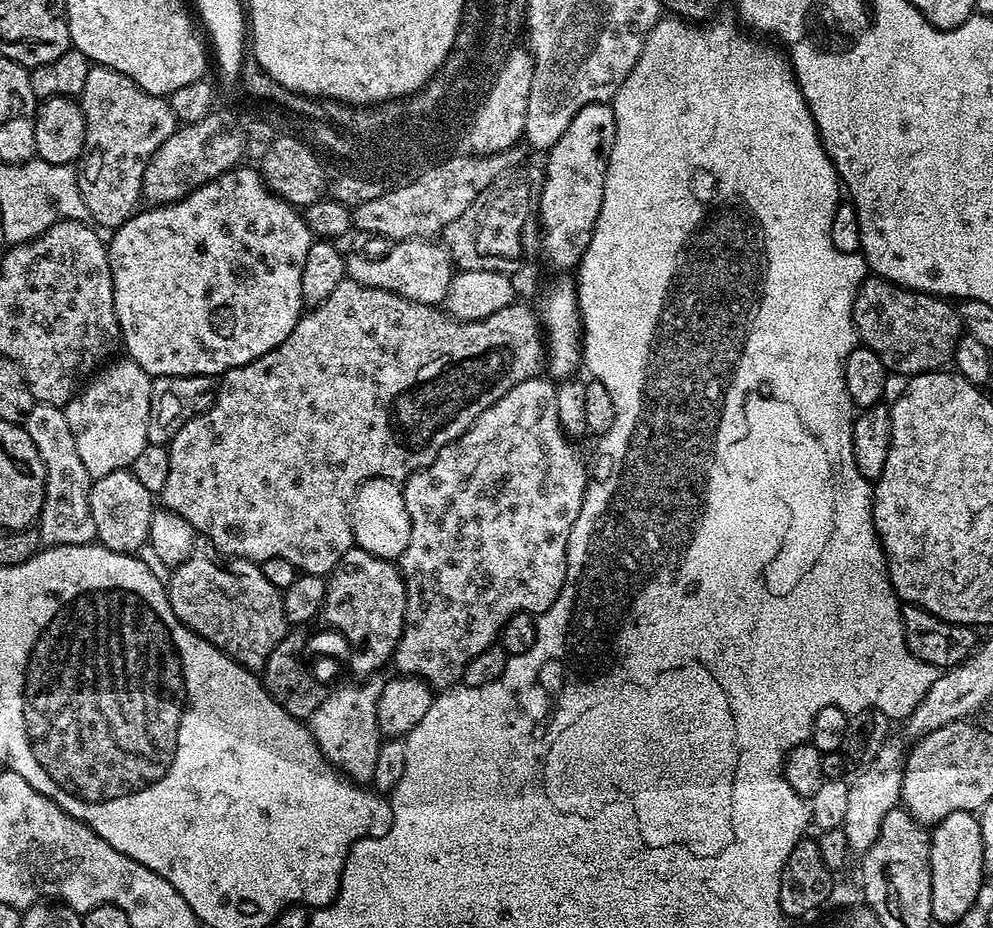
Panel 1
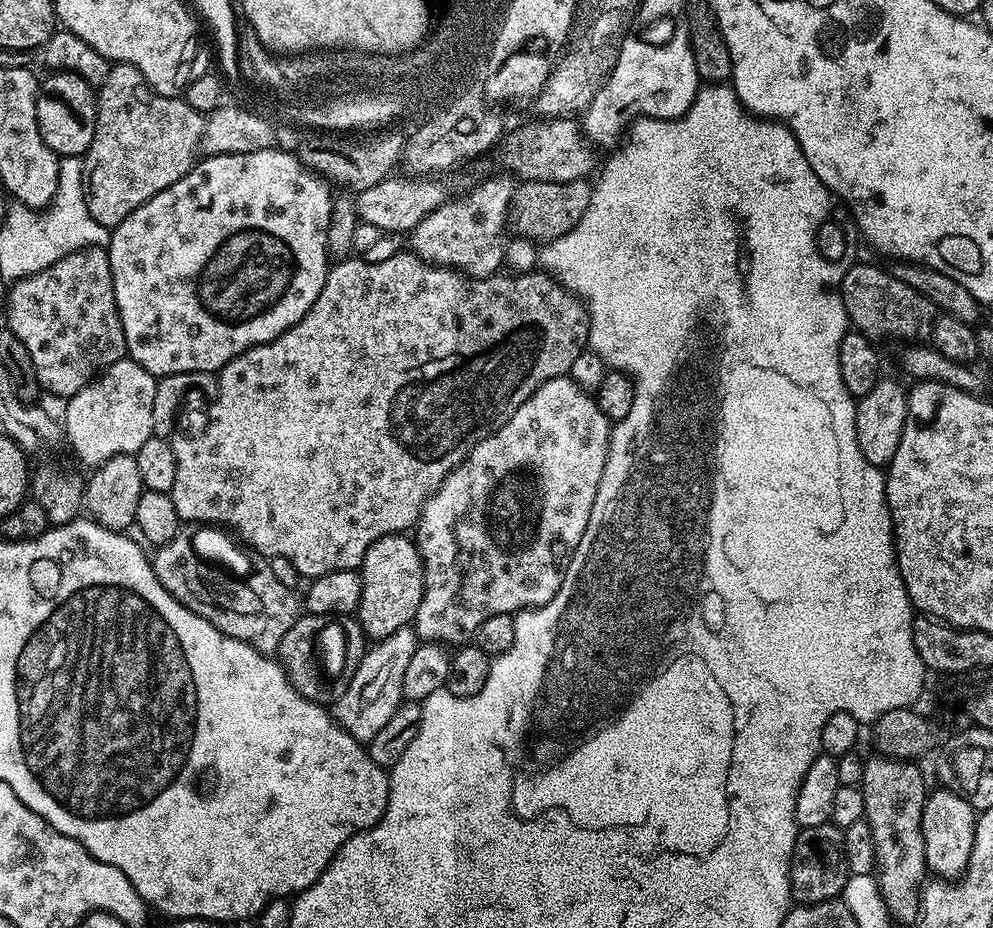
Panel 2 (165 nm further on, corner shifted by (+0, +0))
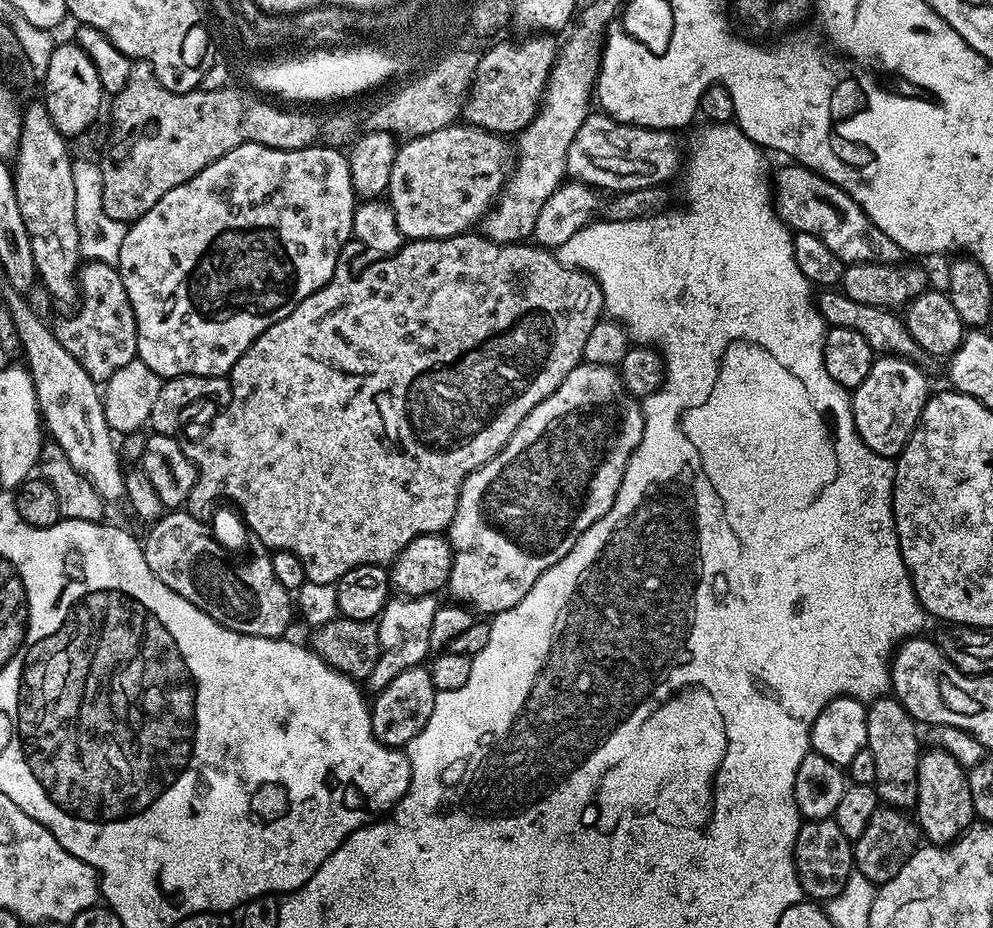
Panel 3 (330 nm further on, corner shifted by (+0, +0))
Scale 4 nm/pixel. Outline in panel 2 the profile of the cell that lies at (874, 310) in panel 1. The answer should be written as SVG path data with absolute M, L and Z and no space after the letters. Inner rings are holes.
M872 264L845 267L838 287L851 327L861 332L863 336L867 336L869 340L924 342L931 337L938 309L925 296L918 294L918 290L894 278L887 267L875 268Z

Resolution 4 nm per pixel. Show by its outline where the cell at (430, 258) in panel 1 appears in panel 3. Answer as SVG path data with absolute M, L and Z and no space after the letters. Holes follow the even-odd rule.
M576 40L563 41L562 47L556 53L556 61L548 79L548 89L544 91L544 99L540 101L538 111L529 119L533 120L525 126L524 133L520 136L520 145L514 148L514 167L507 177L503 191L478 224L479 231L486 239L493 240L495 244L518 244L531 237L542 206L554 194L556 188L565 183L566 150L570 150L574 134L578 134L582 122L588 117L590 111L588 103L593 103L596 77L601 71L601 58L586 55L584 44L576 44Z

